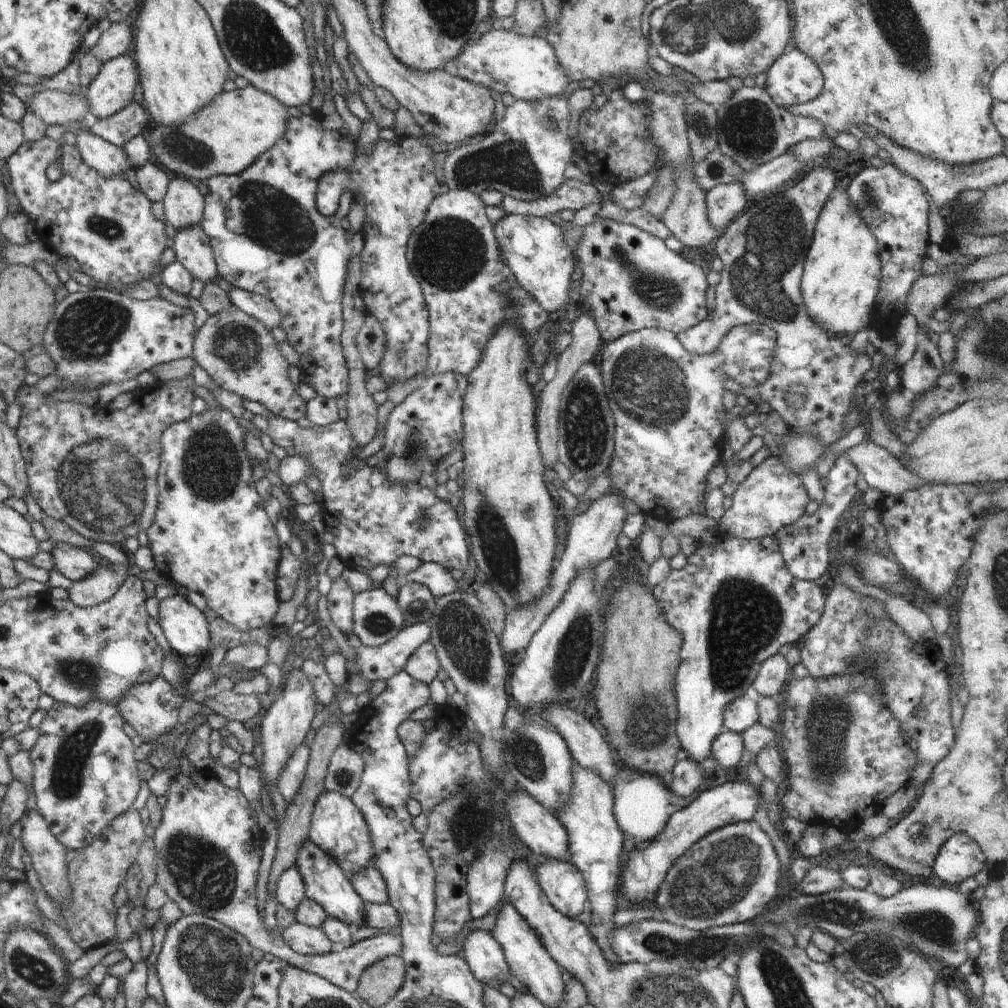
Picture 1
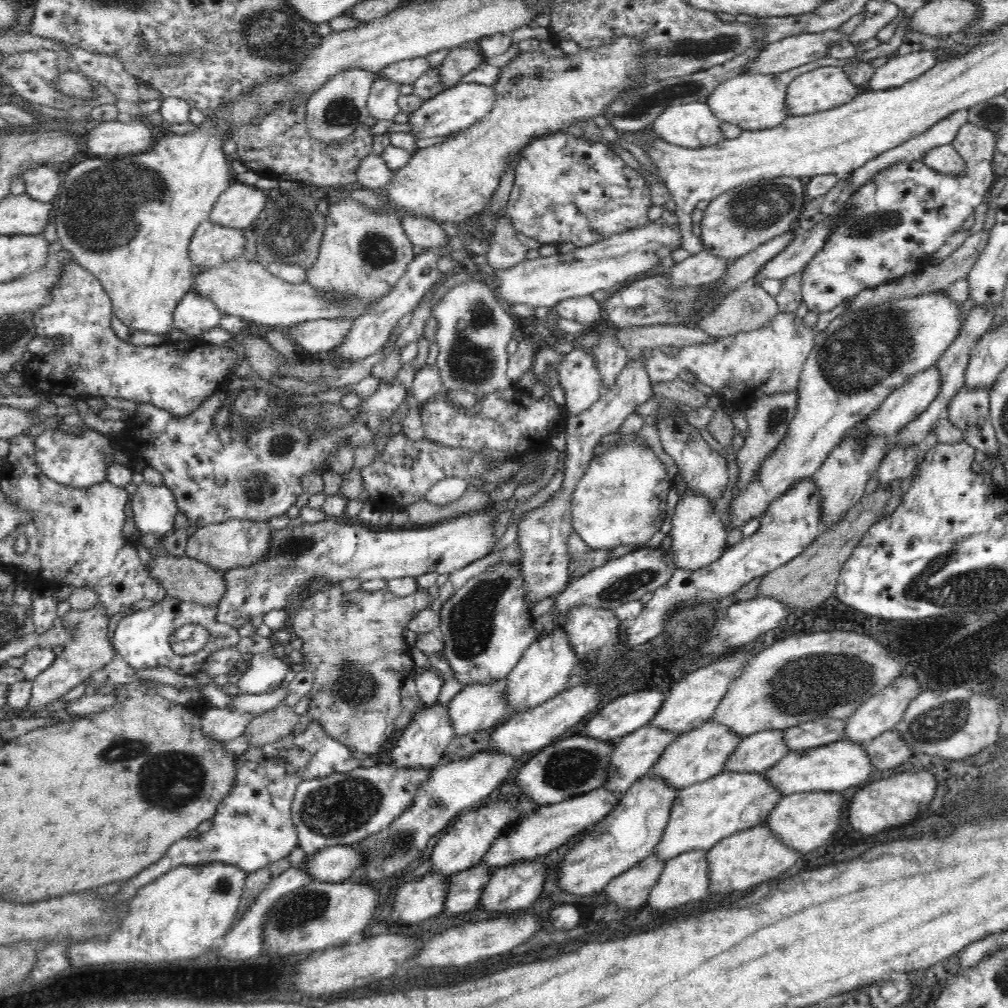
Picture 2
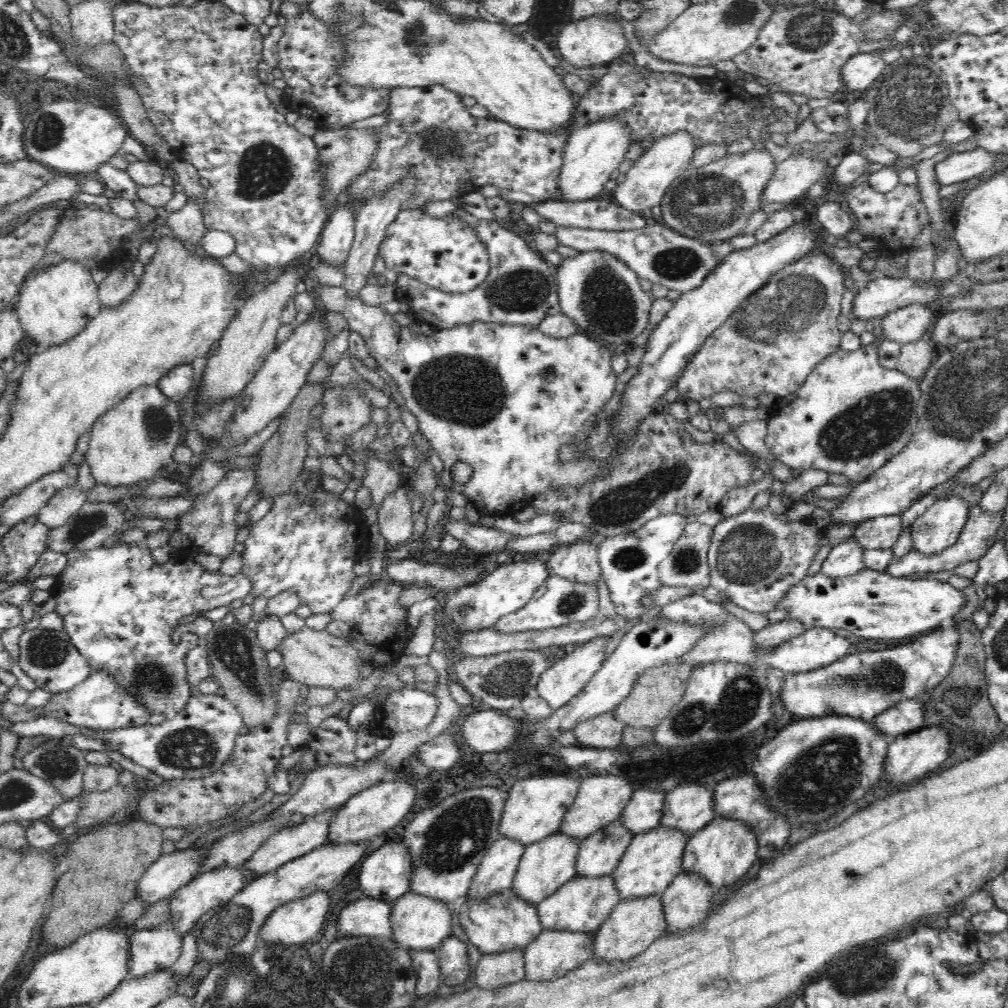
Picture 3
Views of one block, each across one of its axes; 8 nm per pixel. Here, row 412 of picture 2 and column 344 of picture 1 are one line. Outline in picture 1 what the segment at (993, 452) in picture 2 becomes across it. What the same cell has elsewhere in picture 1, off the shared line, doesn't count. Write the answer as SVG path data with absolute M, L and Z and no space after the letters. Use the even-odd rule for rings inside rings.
M170 729L162 733L158 738L150 741L154 746L152 752L146 758L146 762L153 766L156 771L169 767L176 772L176 779L166 792L166 804L161 810L163 812L160 826L155 828L153 841L157 850L156 870L157 881L162 890L167 894L168 900L174 902L184 915L204 915L217 920L228 926L235 933L246 937L246 940L253 946L262 950L264 954L273 954L285 963L294 965L306 972L317 974L322 978L335 984L338 988L352 994L357 991L358 981L361 974L374 962L387 956L400 956L403 944L401 936L397 931L379 932L375 937L361 940L341 952L332 952L323 955L301 955L293 951L278 933L269 933L263 918L258 913L258 902L256 901L256 880L258 880L258 870L260 870L260 860L262 860L263 832L258 826L257 815L246 797L240 789L231 789L220 783L211 770L196 770L194 777L188 781L181 780L178 763L179 748L178 741L173 746L165 745L168 740Z

